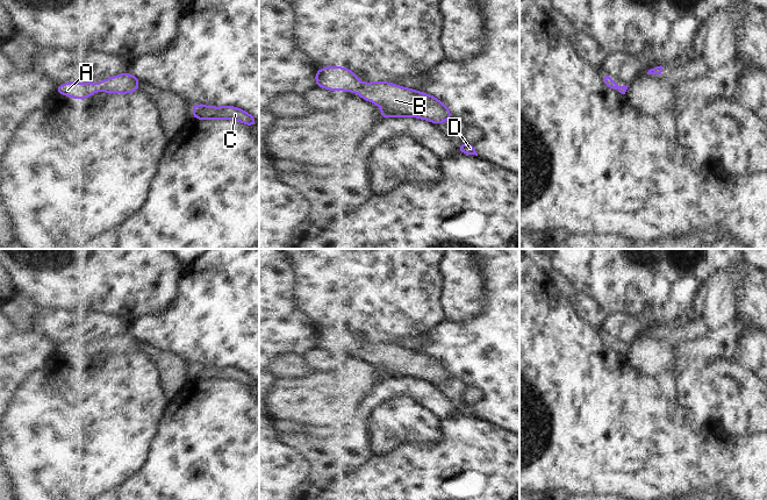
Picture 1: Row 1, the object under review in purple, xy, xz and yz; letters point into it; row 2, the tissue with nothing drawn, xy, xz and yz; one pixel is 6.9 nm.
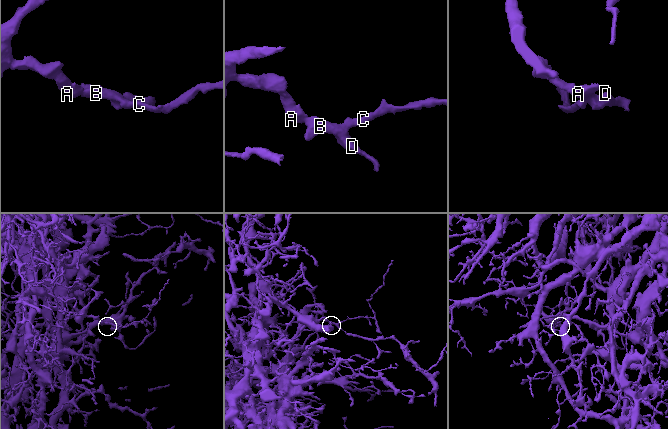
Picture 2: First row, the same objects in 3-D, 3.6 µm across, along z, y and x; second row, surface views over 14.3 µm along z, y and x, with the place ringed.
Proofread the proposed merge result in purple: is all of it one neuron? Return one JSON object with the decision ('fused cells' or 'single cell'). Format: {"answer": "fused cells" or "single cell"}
{"answer": "single cell"}

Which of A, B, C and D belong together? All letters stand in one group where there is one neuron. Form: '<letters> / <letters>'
A B C D

